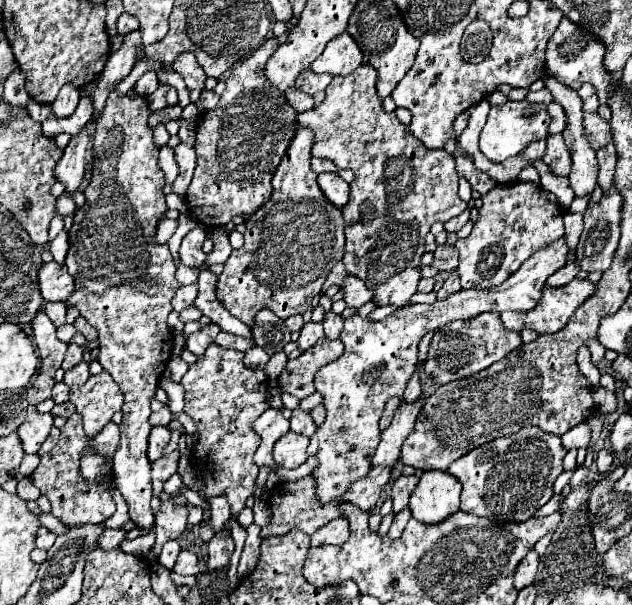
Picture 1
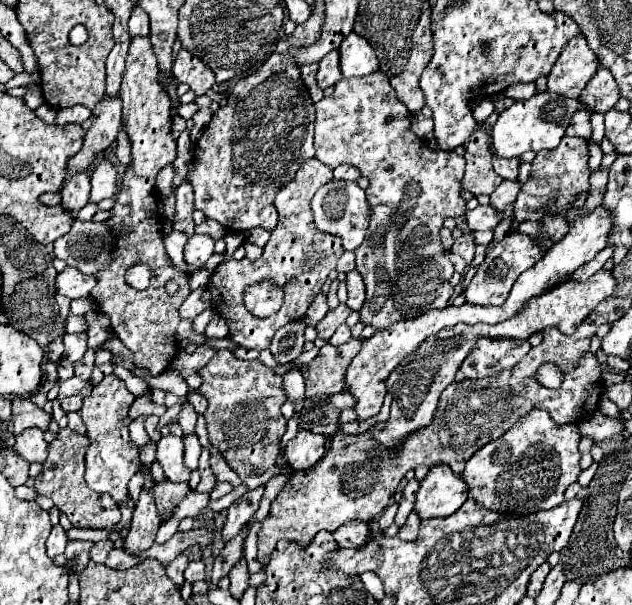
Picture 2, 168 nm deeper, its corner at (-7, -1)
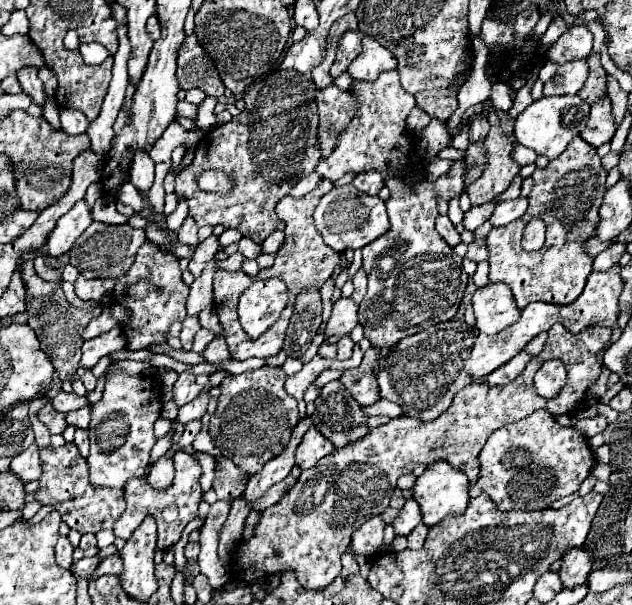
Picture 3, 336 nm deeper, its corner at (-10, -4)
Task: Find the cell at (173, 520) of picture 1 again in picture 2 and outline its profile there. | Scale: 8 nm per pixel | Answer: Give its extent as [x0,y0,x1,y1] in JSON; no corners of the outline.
[153,481,191,513]

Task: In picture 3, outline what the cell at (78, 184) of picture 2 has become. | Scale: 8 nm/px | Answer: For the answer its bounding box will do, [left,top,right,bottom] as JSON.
[46,200,92,258]

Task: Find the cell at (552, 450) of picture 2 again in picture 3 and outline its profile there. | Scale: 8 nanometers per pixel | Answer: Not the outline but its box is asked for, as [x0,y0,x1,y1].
[469,410,596,512]

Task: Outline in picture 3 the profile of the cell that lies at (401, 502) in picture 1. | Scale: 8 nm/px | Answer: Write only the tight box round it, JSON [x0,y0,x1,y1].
[392,498,422,536]

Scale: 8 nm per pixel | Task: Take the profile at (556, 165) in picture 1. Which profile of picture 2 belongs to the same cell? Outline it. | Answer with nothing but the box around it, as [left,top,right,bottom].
[515,137,591,223]

